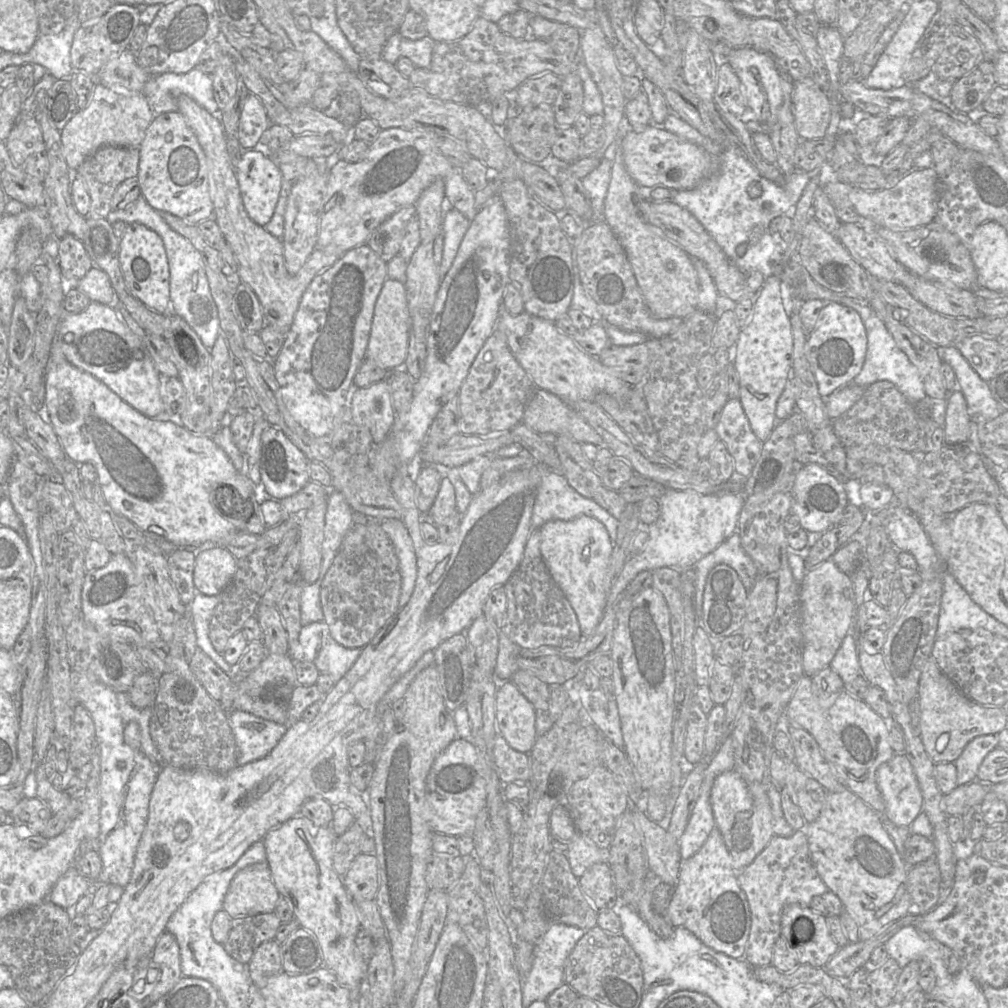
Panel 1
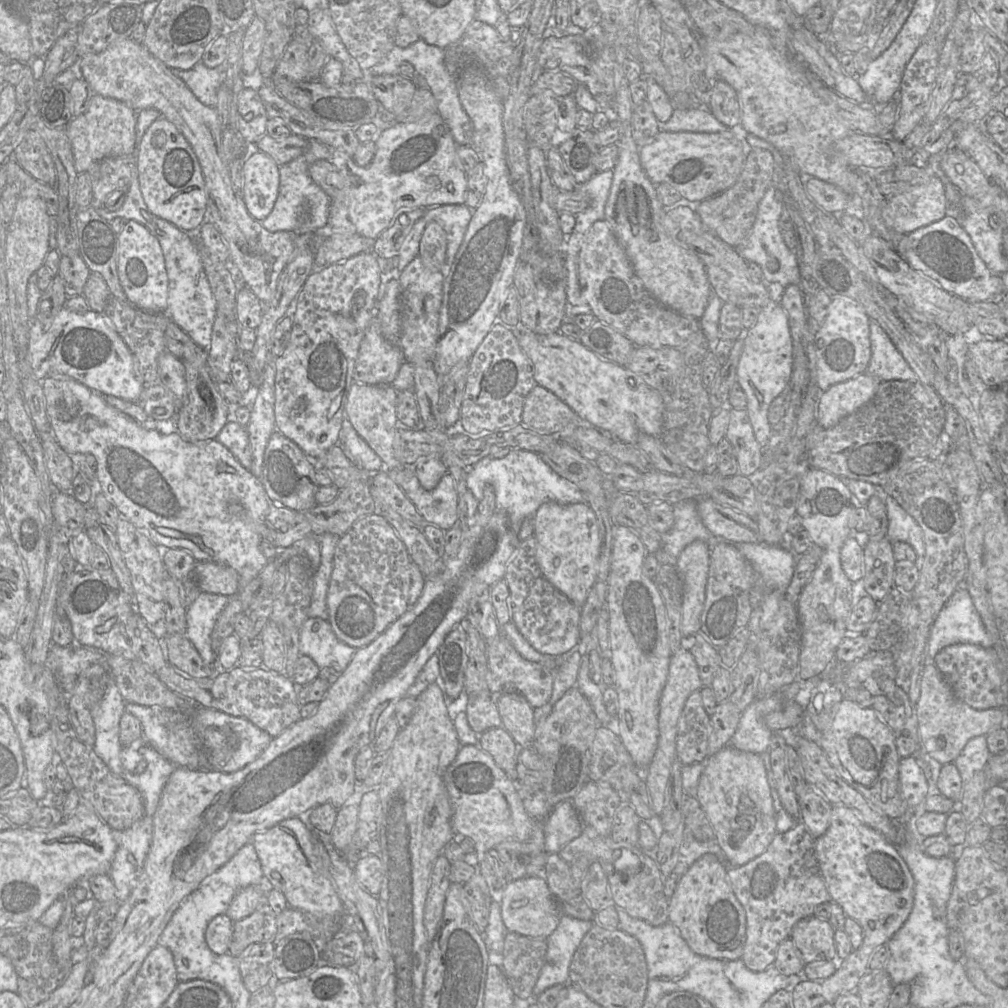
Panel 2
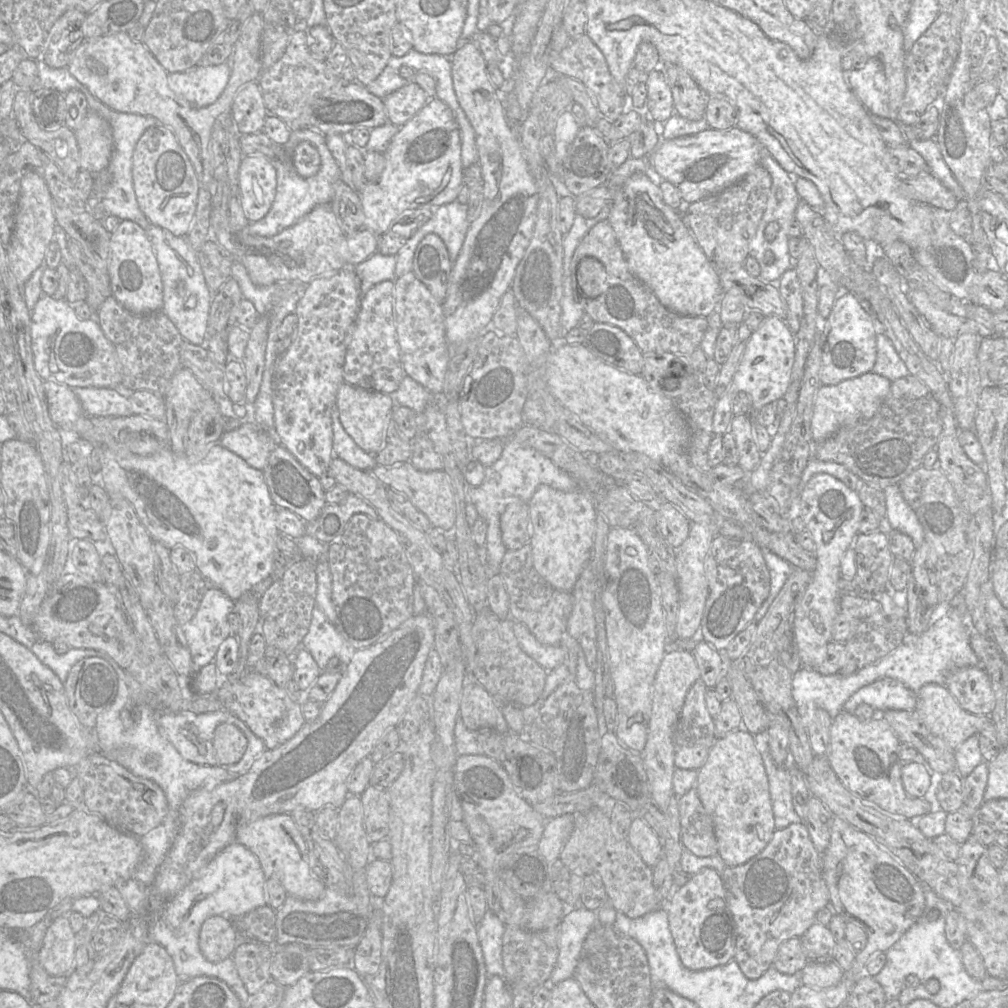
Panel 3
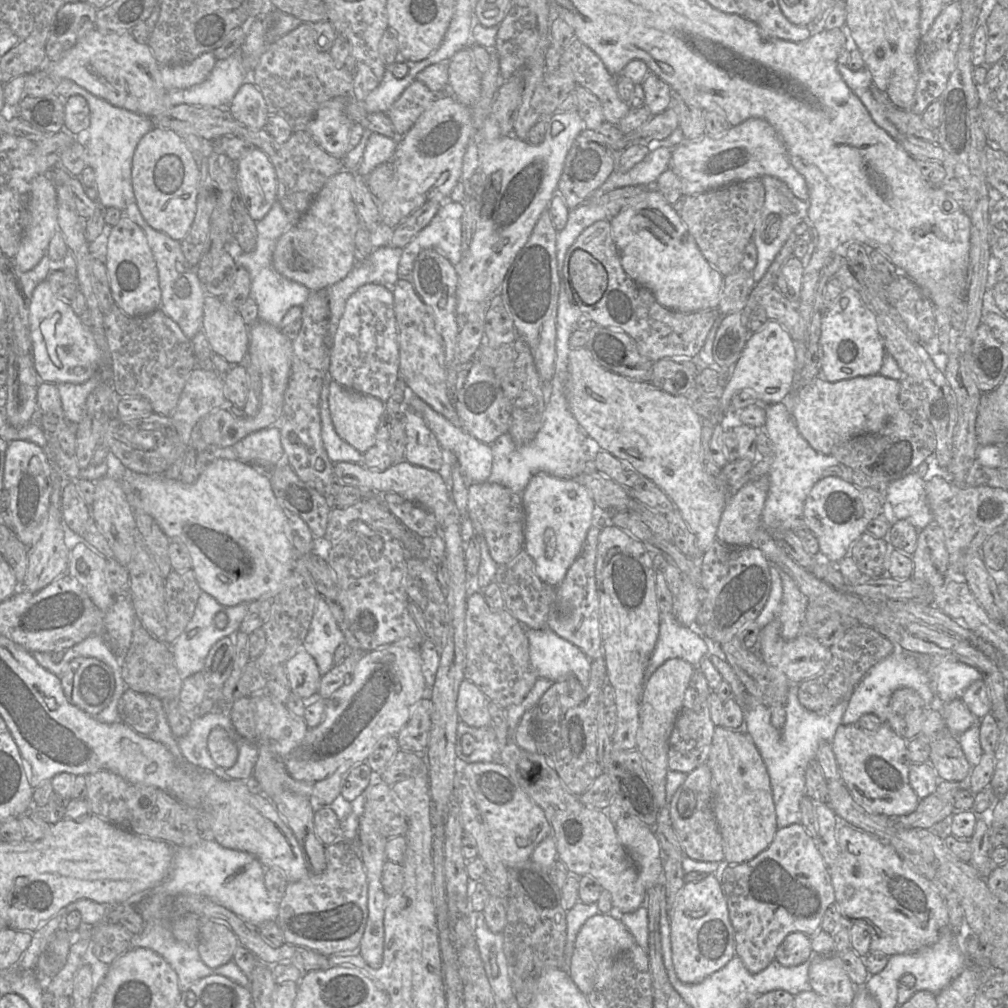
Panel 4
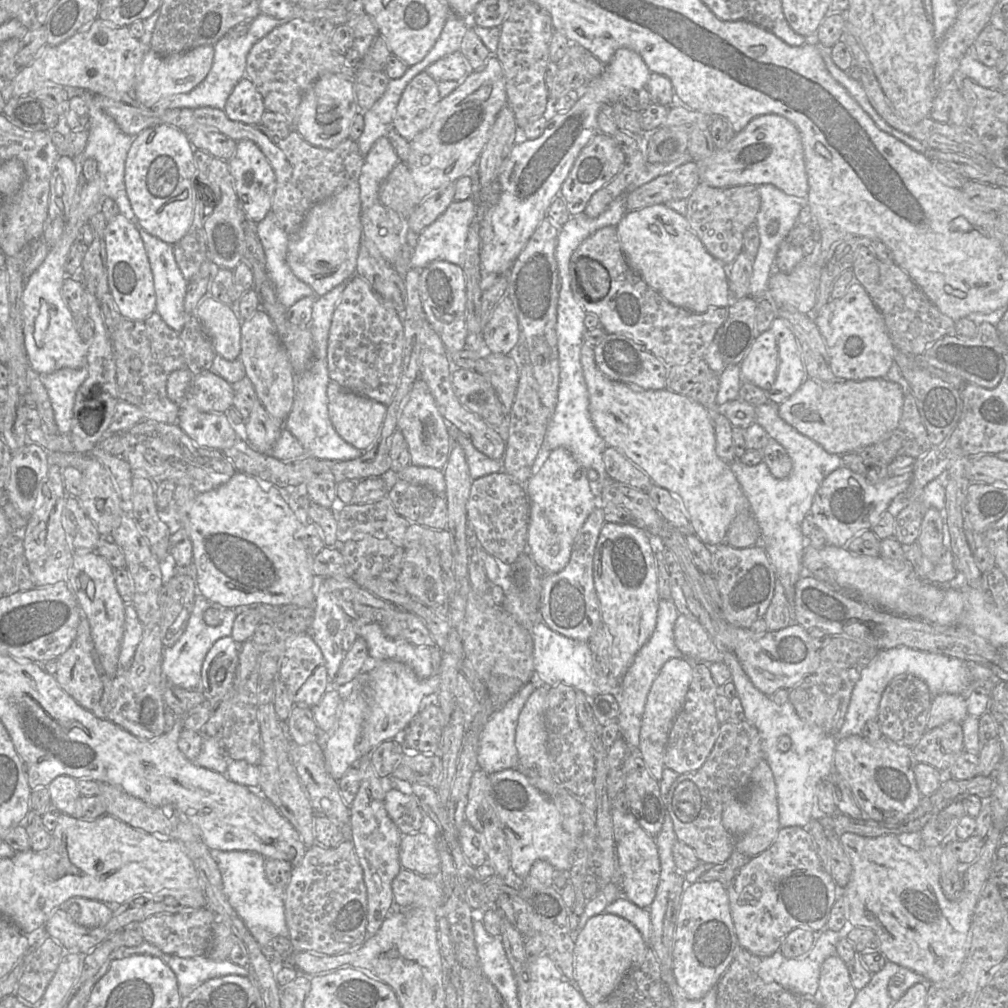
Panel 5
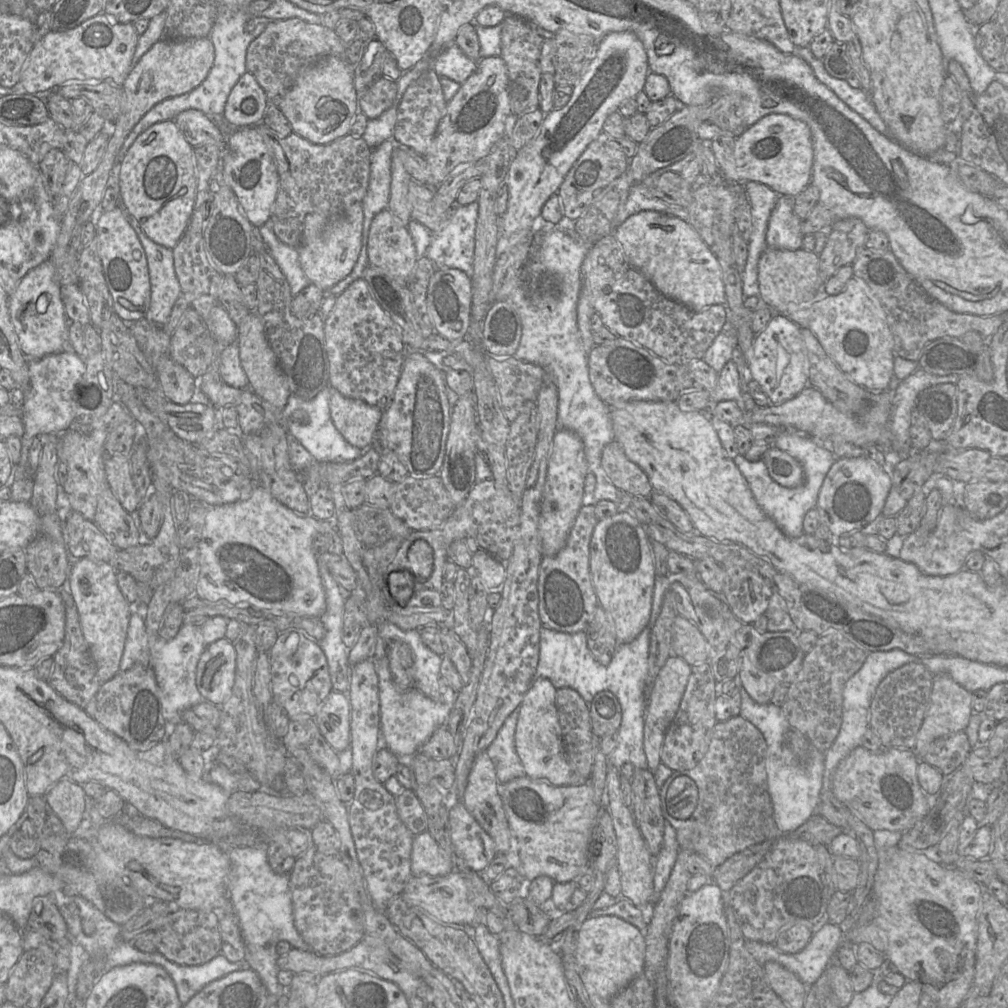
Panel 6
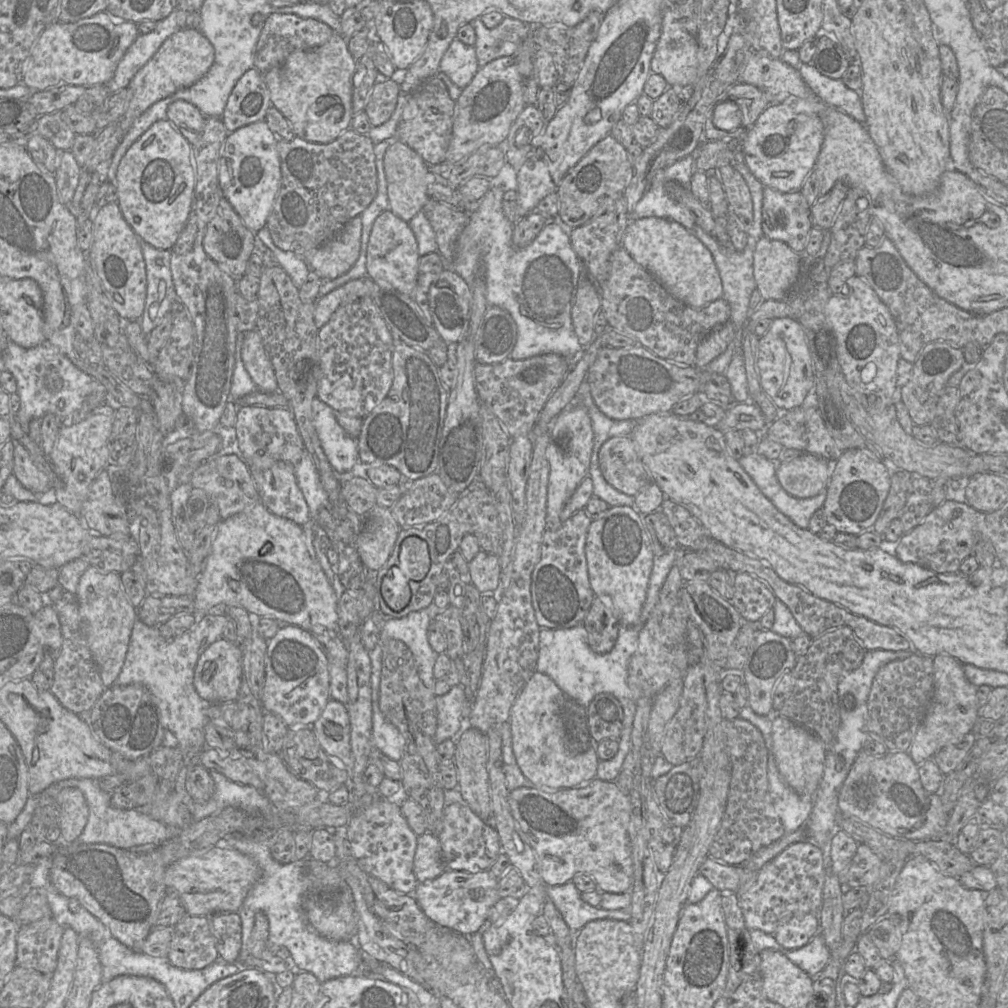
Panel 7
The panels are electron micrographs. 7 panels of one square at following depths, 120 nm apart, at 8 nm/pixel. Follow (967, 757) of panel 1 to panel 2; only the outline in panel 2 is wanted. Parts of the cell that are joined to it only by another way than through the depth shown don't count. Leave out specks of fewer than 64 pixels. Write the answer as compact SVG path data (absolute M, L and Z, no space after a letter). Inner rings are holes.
M980 735L968 741L960 755L953 762L959 770L964 785L975 773L985 770L991 756L986 736Z

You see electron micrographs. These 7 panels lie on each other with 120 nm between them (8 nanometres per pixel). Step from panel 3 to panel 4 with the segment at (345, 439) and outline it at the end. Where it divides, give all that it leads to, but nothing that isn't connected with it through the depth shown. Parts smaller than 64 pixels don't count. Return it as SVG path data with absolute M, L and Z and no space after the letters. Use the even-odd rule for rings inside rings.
M327 381L320 394L321 437L324 448L332 463L351 462L362 463L363 454L337 434L329 409L329 381Z

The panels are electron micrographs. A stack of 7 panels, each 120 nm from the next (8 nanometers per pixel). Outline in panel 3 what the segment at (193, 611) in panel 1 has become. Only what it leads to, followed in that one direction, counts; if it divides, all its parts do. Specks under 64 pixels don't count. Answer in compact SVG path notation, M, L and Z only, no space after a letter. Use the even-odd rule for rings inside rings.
M208 585L195 615L181 626L194 672L213 662L220 644L232 635L227 617L234 612L234 605L223 591Z

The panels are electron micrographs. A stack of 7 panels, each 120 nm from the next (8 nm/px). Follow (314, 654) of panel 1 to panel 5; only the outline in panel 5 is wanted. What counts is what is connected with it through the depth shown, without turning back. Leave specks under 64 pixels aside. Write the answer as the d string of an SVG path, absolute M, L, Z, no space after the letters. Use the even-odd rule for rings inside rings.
M322 579L318 580L315 587L314 619L307 632L322 652L330 684L346 654L342 650L342 639L350 621L328 592Z

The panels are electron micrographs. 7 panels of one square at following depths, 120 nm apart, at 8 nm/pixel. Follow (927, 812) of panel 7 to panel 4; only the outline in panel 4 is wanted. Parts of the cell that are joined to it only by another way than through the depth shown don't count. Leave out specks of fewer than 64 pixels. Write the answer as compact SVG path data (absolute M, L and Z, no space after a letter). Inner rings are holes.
M886 723L874 731L861 729L858 724L840 724L831 742L842 782L847 786L854 800L870 813L898 817L914 812L920 799L909 783L911 762L907 756L907 741Z

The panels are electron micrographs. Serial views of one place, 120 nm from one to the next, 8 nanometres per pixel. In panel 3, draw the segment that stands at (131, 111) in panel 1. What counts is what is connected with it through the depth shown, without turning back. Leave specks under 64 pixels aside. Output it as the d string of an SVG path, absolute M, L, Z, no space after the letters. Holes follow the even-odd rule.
M89 110L82 126L74 134L80 151L80 170L96 174L106 169L113 149L110 124Z

